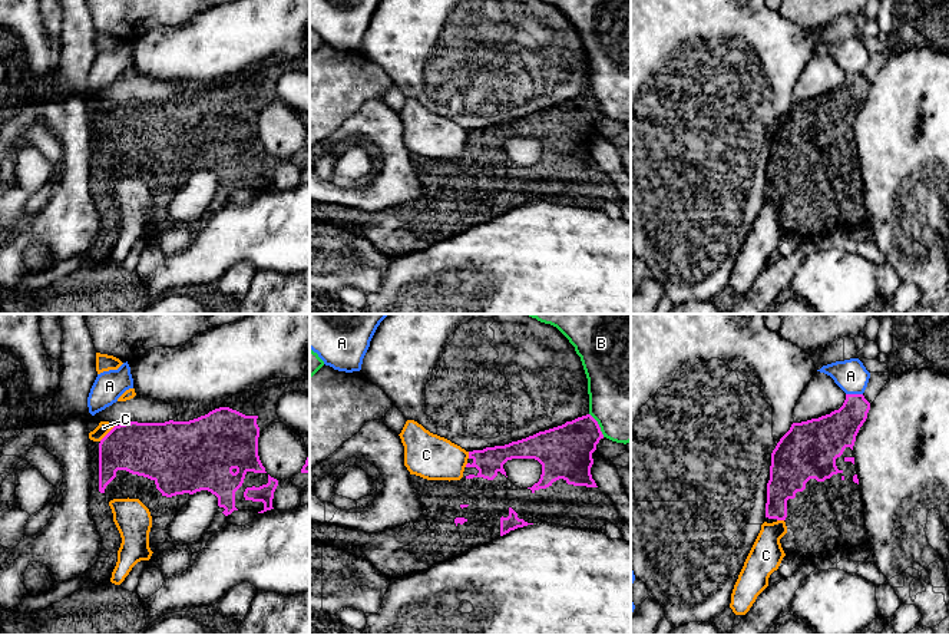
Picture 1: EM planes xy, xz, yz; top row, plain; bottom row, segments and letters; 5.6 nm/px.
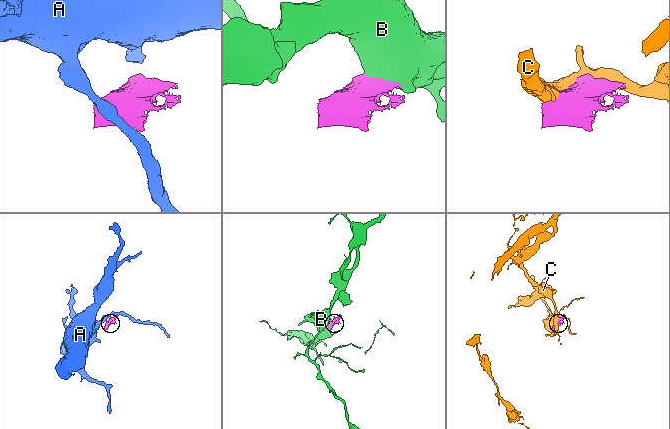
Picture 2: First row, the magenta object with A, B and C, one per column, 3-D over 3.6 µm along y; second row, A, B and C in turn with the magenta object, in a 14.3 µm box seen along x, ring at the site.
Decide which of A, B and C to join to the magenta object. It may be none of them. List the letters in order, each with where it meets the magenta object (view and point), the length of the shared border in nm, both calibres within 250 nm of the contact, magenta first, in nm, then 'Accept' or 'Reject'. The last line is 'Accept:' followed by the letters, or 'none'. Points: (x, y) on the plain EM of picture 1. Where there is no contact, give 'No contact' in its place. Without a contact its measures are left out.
A: Touches magenta at yz (855, 73). Shared border 100 nm. Thickness 220 nm (magenta) against 180 nm. Reject
B: Touches magenta at xz (598, 103). Shared border 160 nm. Thickness 300 nm (magenta) against 460 nm. Reject
C: Touches magenta at xy (108, 112). Shared border 130 nm. Thickness 300 nm (magenta) against 70 nm. Reject
Accept: none

